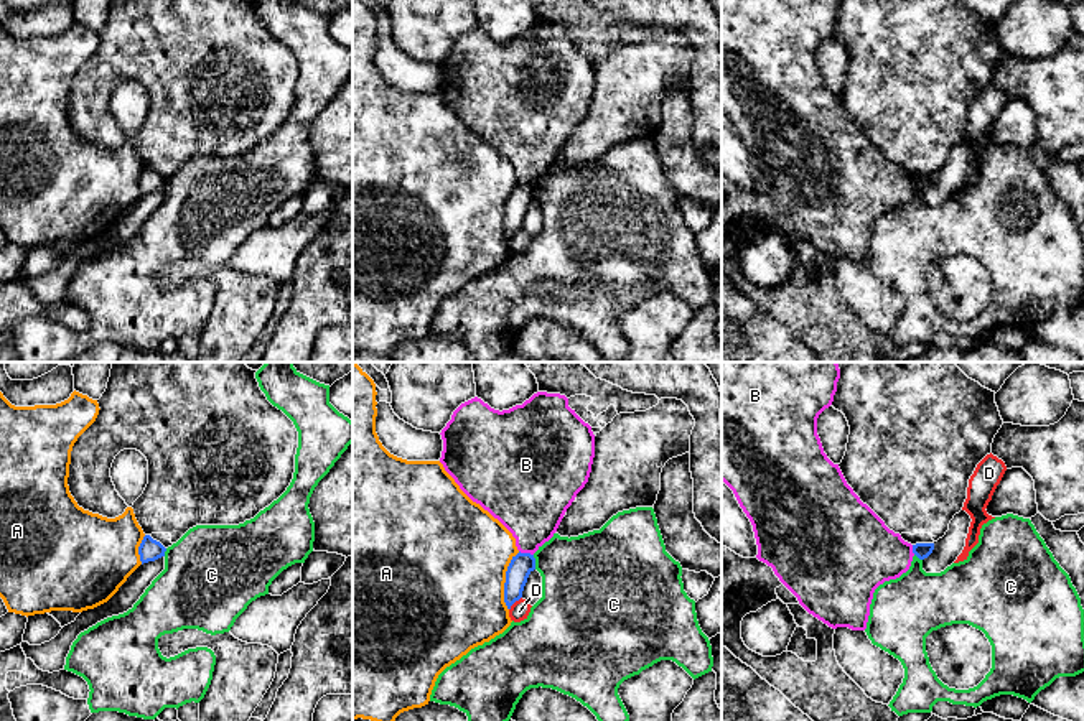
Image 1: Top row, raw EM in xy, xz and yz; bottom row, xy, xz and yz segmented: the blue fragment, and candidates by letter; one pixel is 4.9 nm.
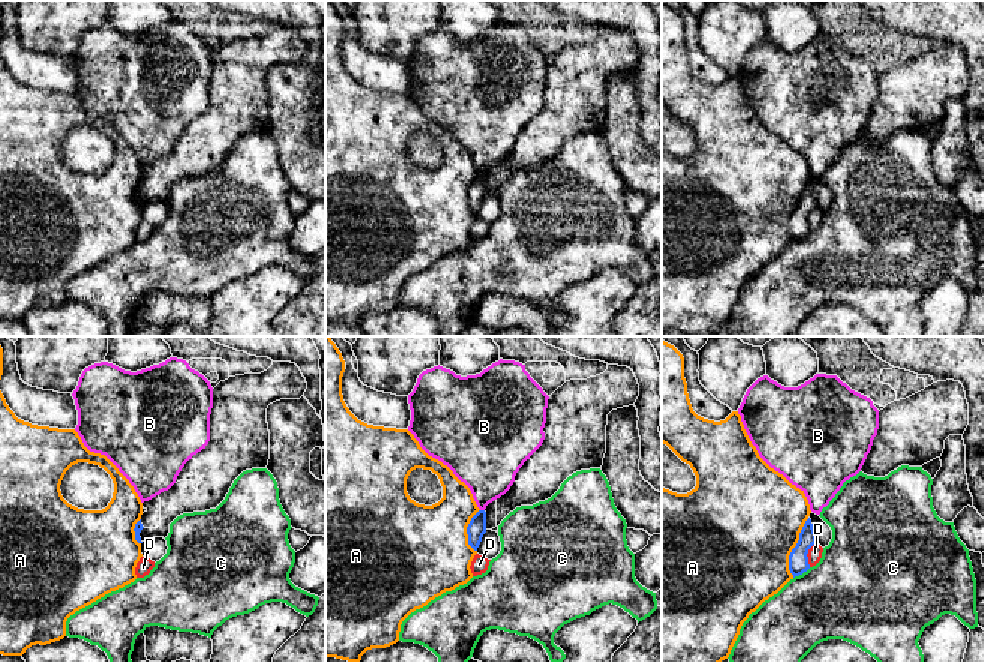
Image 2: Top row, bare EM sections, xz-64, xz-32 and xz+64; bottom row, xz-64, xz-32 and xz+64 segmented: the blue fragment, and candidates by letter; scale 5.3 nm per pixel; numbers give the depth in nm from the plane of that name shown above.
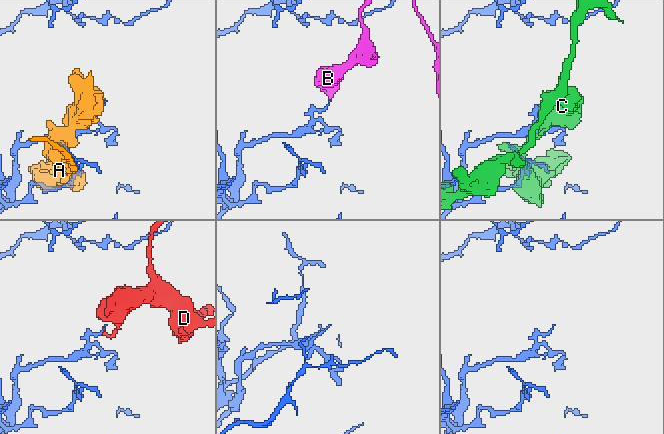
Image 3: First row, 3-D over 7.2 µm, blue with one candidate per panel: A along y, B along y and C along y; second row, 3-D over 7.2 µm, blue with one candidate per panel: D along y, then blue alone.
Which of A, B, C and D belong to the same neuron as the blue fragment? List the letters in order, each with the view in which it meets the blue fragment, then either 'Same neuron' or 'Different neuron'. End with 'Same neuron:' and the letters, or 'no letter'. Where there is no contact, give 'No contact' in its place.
A: Touches blue in xz. Different neuron
B: Touches blue in xz. Different neuron
C: Touches blue in xz. Different neuron
D: Touches blue in xz. Different neuron
Same neuron: no letter

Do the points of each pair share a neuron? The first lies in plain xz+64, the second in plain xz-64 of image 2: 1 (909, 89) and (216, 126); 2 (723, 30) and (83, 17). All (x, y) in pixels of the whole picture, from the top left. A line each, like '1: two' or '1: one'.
1: one
2: one

